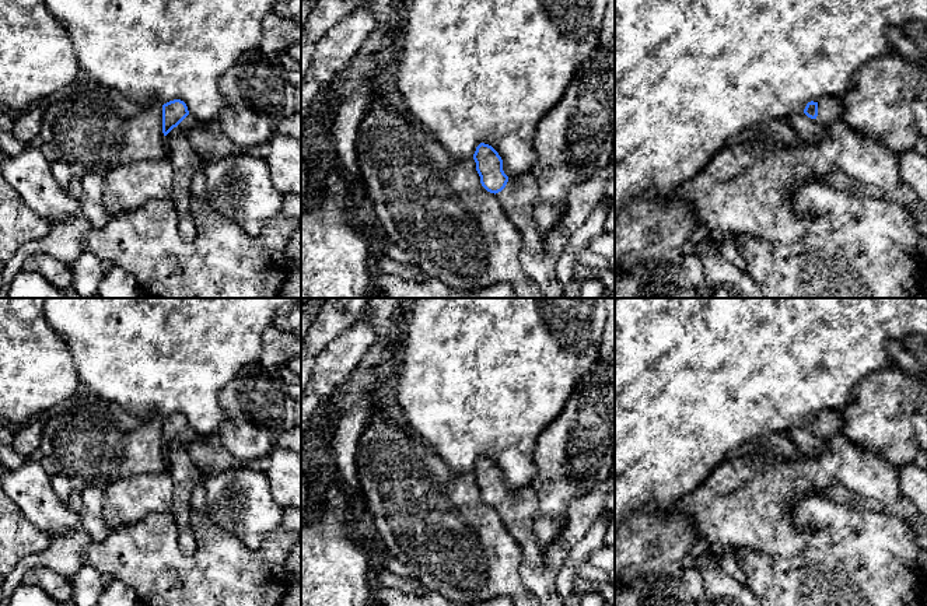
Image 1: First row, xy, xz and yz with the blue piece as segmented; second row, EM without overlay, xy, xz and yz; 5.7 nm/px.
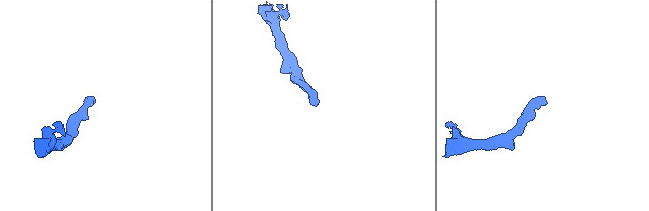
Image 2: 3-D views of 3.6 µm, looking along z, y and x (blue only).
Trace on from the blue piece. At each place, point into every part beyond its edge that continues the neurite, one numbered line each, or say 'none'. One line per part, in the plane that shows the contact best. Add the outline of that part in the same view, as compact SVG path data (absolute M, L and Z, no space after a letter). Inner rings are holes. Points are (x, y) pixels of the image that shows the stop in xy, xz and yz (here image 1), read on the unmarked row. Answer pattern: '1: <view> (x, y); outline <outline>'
1: xz (517, 512); outline M503 481L504 484L504 481ZM504 484L506 487L506 484ZM534 486L525 487L520 491L508 490L506 501L496 507L497 514L500 515L507 530L514 536L524 551L524 560L521 563L521 581L528 591L531 591L541 606L566 606L560 599L556 591L555 579L556 572L550 571L542 561L542 551L538 549L538 539L534 533L532 523L538 512L538 494ZM506 487L507 488L507 487Z

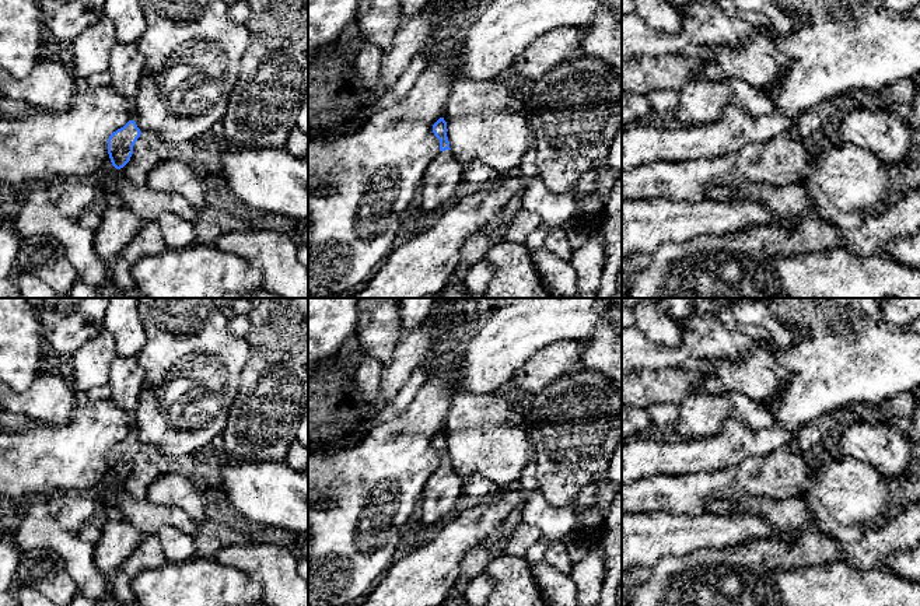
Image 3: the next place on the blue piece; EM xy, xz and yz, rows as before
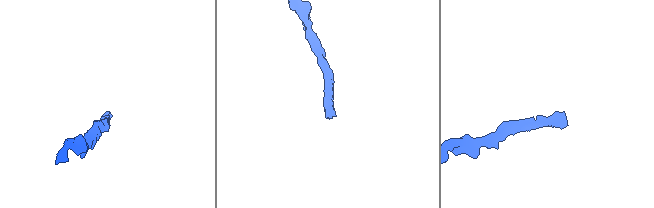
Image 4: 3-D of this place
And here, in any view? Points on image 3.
1: xz (444, 487); outline M451 463L440 465L428 477L419 507L419 518L431 530L454 509L462 495L464 480Z

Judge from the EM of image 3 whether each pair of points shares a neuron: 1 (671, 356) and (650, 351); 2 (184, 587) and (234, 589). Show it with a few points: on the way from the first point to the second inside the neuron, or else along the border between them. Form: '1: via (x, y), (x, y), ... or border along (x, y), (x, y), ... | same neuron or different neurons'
1: via (665, 356), (656, 356) | same neuron
2: via (196, 587), (221, 587) | same neuron

